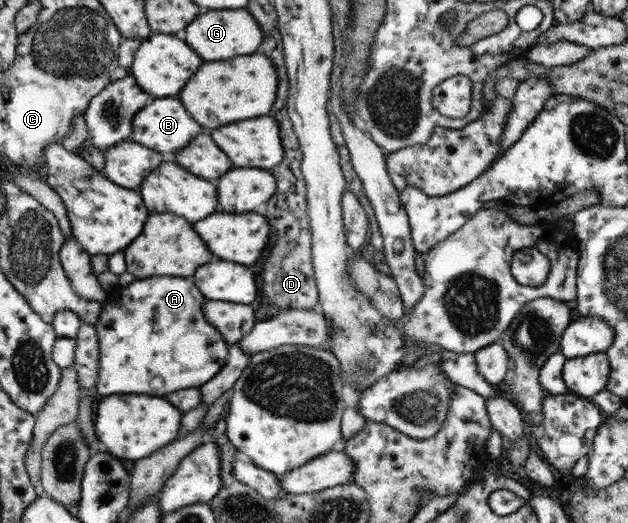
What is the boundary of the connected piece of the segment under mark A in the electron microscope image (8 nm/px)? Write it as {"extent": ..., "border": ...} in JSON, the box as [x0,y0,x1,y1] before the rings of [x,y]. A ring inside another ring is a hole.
{"extent":[94,276,229,397],"border":[[[153,276],[135,279],[127,286],[109,291],[101,309],[101,317],[94,325],[99,337],[100,358],[95,385],[98,397],[116,393],[166,395],[178,389],[200,388],[201,384],[208,384],[214,379],[225,367],[229,345],[223,335],[205,320],[204,297],[196,289],[192,277]]]}

